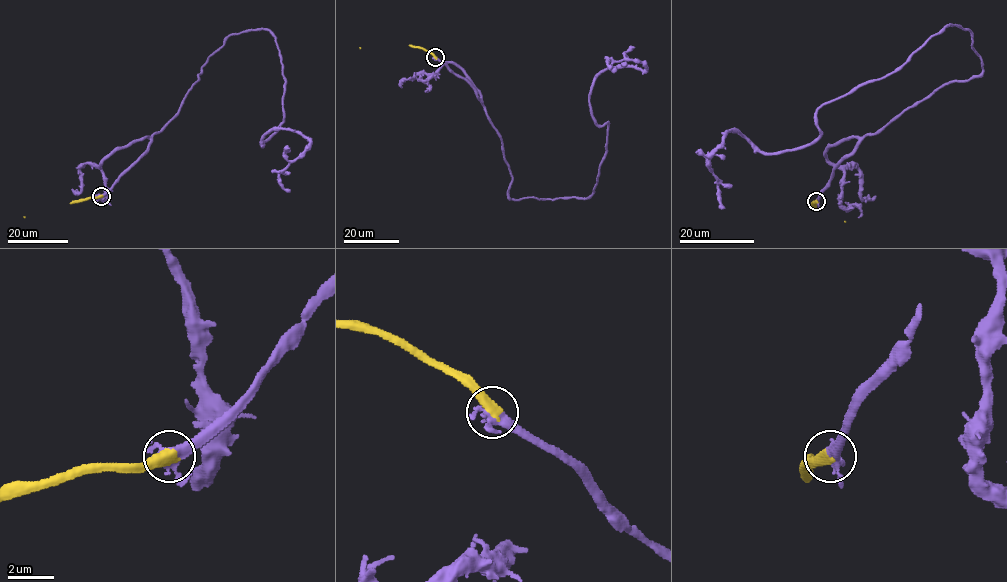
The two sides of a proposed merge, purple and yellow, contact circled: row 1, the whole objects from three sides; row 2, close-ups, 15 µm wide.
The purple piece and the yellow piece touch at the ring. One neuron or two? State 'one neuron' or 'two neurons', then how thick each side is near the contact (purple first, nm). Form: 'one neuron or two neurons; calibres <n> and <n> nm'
one neuron; calibres 280 and 500 nm

